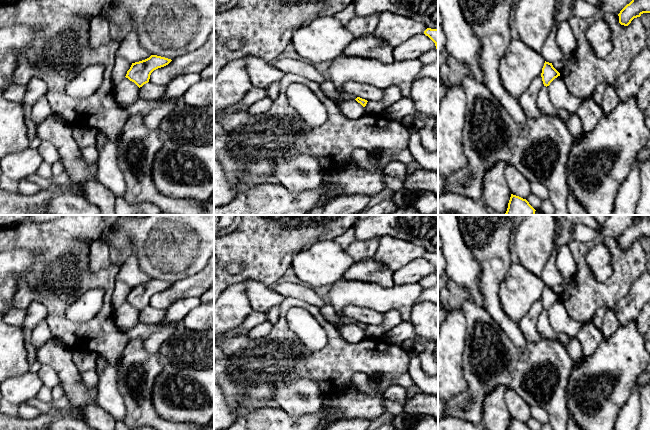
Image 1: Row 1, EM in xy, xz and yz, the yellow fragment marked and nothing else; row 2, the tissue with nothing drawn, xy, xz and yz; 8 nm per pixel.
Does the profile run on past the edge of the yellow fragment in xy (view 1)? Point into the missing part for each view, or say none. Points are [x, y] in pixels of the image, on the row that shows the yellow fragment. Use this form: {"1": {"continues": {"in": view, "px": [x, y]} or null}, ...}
{"1": {"continues": null}}

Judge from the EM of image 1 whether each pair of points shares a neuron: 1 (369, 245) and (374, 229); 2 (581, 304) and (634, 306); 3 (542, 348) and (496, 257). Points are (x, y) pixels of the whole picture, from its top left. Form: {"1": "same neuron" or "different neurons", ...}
{"1": "different neurons", "2": "different neurons", "3": "different neurons"}

